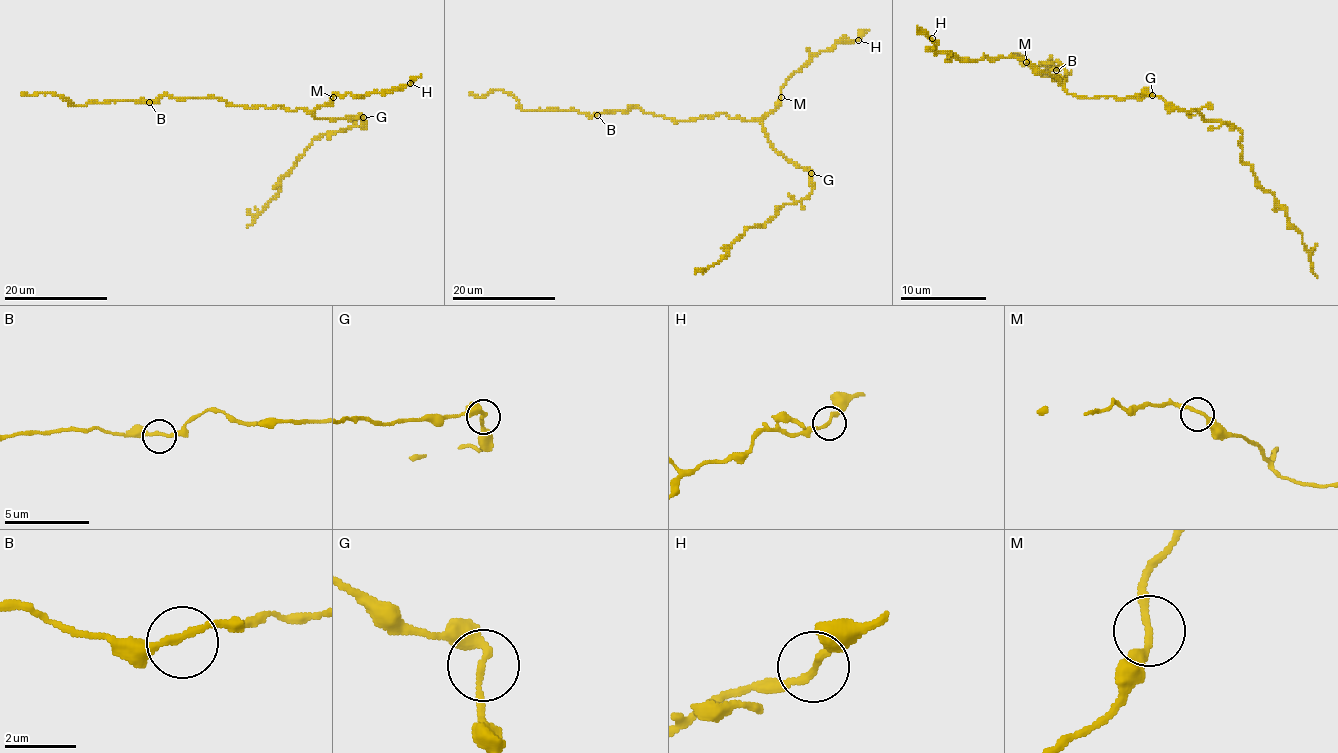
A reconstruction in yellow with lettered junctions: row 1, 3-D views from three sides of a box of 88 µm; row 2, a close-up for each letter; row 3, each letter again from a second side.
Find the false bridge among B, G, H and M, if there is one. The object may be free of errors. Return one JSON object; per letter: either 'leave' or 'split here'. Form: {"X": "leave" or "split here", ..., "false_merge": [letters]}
{"B": "leave", "G": "leave", "H": "leave", "M": "leave", "false_merge": []}

